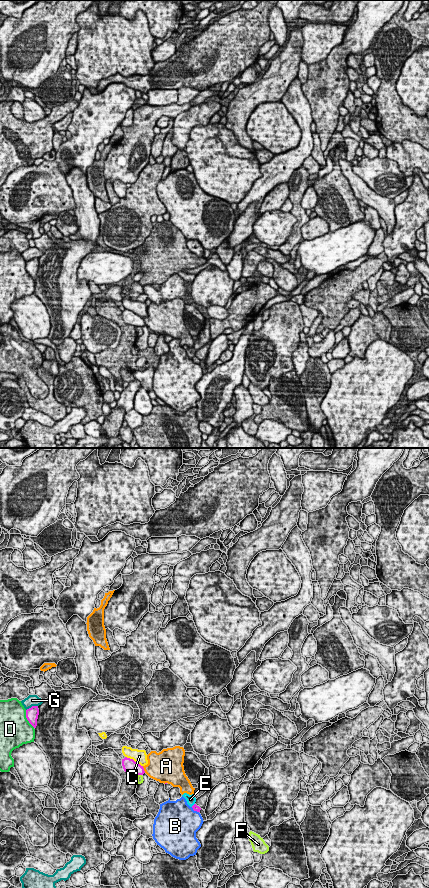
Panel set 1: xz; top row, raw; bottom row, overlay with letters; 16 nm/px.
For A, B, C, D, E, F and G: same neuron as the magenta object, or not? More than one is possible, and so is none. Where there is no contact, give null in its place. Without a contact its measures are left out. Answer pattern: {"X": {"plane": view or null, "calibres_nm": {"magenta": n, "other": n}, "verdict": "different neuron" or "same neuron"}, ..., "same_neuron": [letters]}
{"A": {"plane": "xz", "calibres_nm": {"magenta": 220, "other": 380}, "verdict": "different neuron"}, "B": {"plane": "xz", "calibres_nm": {"magenta": 100, "other": 480}, "verdict": "different neuron"}, "C": {"plane": "xz", "calibres_nm": {"magenta": 220, "other": 220}, "verdict": "different neuron"}, "D": {"plane": "xz", "calibres_nm": {"magenta": 200, "other": 500}, "verdict": "different neuron"}, "E": {"plane": "xz", "calibres_nm": {"magenta": 100, "other": 140}, "verdict": "different neuron"}, "F": {"plane": "xz", "calibres_nm": {"magenta": 220, "other": 100}, "verdict": "different neuron"}, "G": {"plane": "xz", "calibres_nm": {"magenta": 200, "other": 190}, "verdict": "different neuron"}, "same_neuron": []}

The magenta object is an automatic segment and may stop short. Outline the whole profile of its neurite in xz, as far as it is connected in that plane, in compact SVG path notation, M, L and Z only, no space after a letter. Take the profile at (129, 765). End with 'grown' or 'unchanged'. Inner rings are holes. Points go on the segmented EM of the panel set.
M125 757L122 759L122 766L125 772L133 773L137 775L143 775L145 773L143 766L136 763L133 759Z; unchanged

